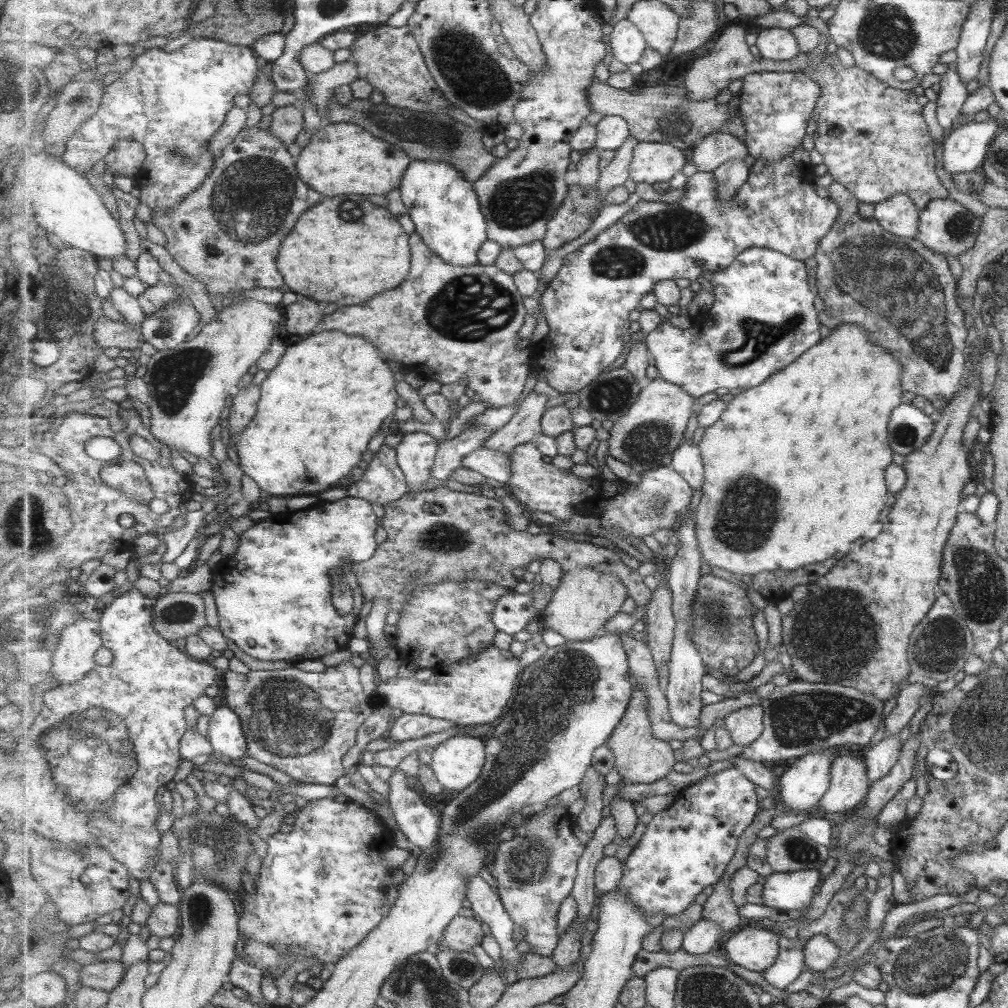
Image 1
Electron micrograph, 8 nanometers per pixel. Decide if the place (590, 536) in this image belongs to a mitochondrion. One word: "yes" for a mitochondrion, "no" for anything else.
no

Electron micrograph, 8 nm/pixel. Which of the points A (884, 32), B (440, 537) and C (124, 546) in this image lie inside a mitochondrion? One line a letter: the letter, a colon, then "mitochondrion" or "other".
A: mitochondrion
B: mitochondrion
C: other

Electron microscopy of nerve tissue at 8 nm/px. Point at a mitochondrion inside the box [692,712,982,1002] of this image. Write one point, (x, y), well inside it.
(926, 966)

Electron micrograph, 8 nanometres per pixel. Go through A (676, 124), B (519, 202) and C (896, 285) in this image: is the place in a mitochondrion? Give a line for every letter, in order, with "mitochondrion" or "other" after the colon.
A: mitochondrion
B: mitochondrion
C: mitochondrion

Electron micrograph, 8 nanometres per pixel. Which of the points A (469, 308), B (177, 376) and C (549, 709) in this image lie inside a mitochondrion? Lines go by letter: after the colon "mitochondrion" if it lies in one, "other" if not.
A: mitochondrion
B: mitochondrion
C: mitochondrion

